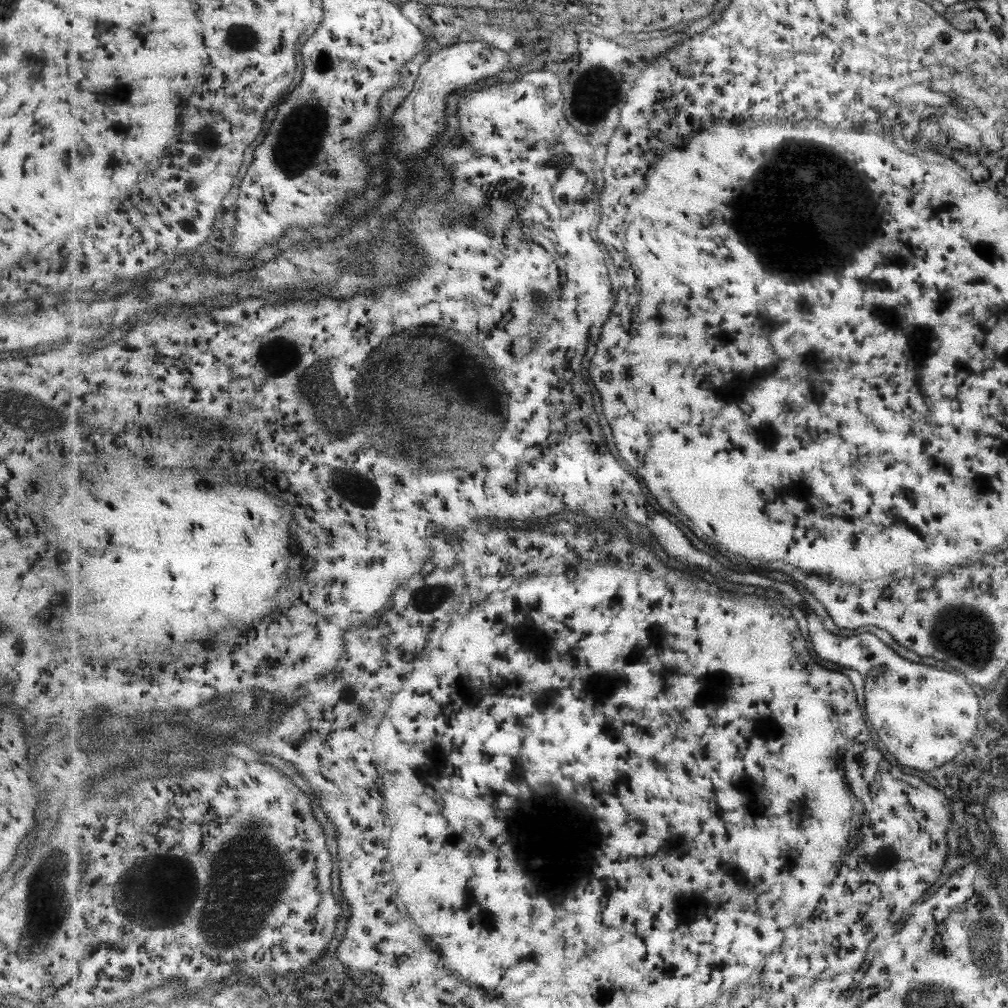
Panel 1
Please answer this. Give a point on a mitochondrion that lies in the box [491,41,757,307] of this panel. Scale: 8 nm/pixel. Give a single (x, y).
(593, 109)

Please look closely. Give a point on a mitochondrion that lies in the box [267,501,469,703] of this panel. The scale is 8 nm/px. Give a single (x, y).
(426, 599)

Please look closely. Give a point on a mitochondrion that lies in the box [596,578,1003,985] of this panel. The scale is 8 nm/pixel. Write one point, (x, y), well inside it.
(970, 645)

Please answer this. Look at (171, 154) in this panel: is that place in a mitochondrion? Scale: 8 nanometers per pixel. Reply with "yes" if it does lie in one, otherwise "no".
no

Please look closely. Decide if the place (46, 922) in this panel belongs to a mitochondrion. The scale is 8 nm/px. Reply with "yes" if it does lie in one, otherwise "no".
no

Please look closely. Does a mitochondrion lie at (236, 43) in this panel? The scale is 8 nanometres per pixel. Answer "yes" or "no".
yes

